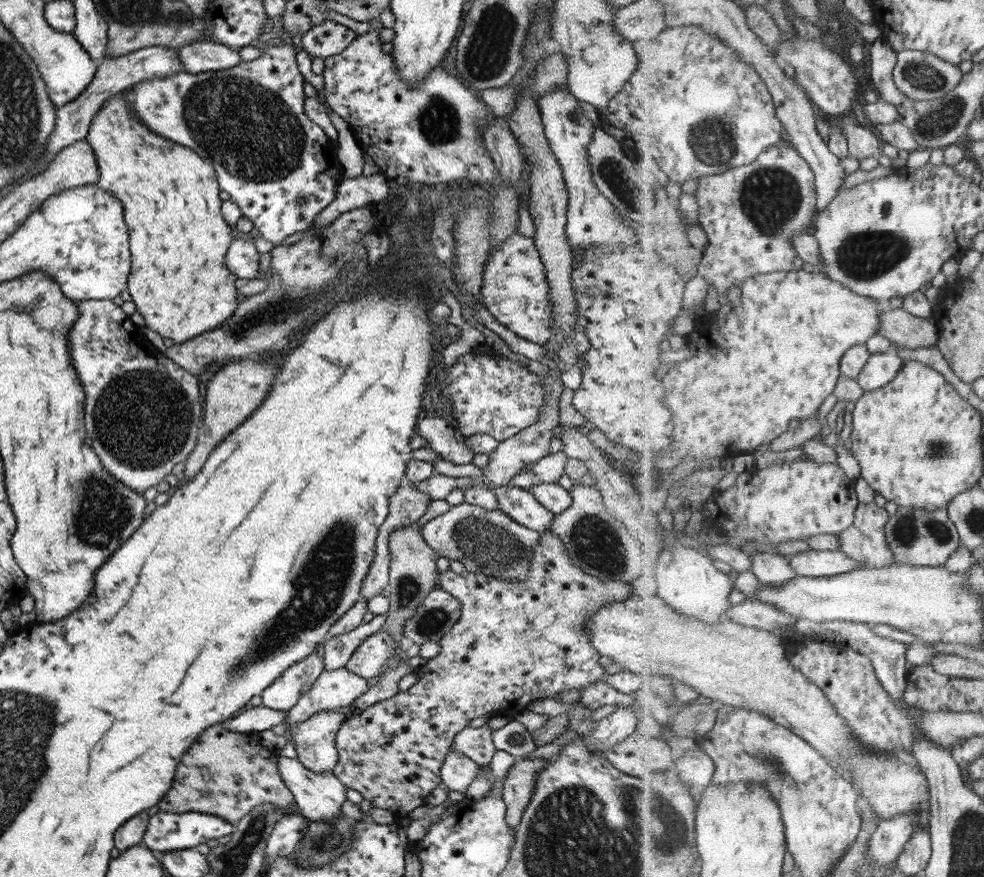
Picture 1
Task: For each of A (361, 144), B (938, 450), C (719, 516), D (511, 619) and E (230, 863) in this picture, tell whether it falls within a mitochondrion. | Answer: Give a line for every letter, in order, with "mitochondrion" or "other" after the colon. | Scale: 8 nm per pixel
A: other
B: mitochondrion
C: other
D: other
E: mitochondrion

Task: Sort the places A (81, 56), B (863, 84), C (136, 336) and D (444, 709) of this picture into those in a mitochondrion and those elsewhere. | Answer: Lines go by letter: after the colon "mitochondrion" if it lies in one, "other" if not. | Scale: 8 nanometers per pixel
A: other
B: other
C: other
D: other

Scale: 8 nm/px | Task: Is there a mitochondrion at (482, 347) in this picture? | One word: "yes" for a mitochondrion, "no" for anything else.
no

